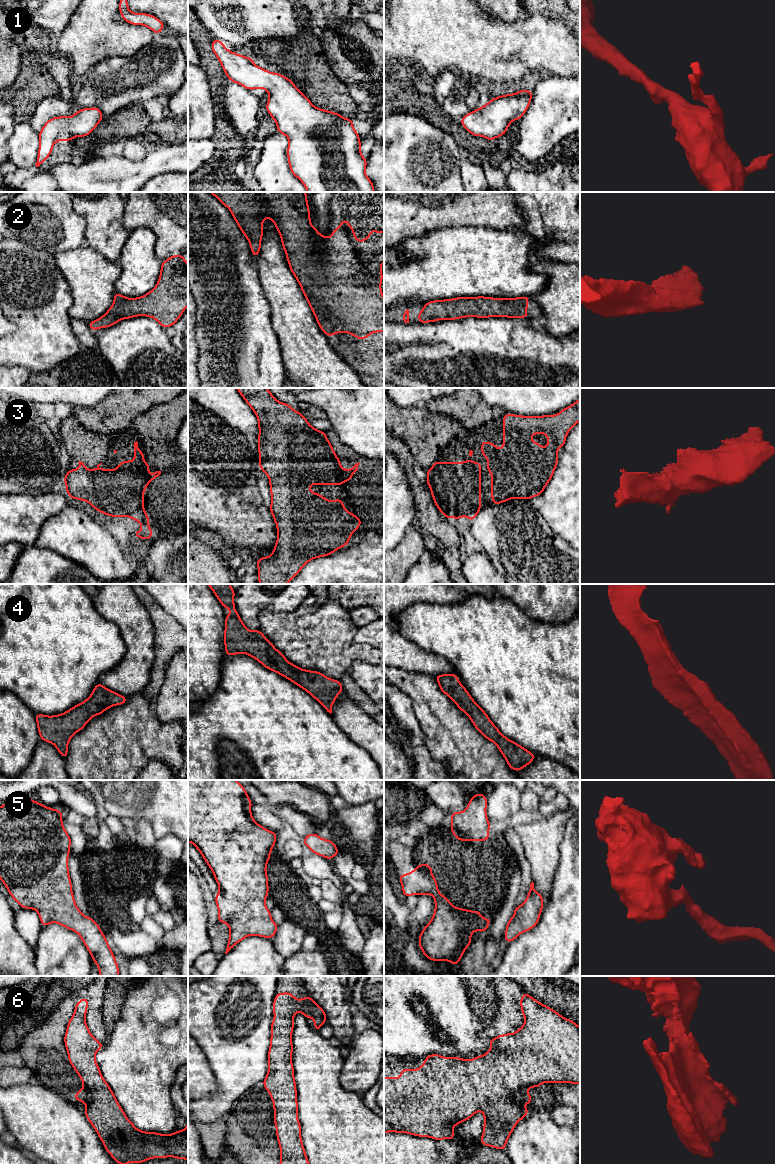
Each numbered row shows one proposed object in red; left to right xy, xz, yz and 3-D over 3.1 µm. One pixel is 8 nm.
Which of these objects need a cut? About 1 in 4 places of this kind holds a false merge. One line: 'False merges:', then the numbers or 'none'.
False merges: none

